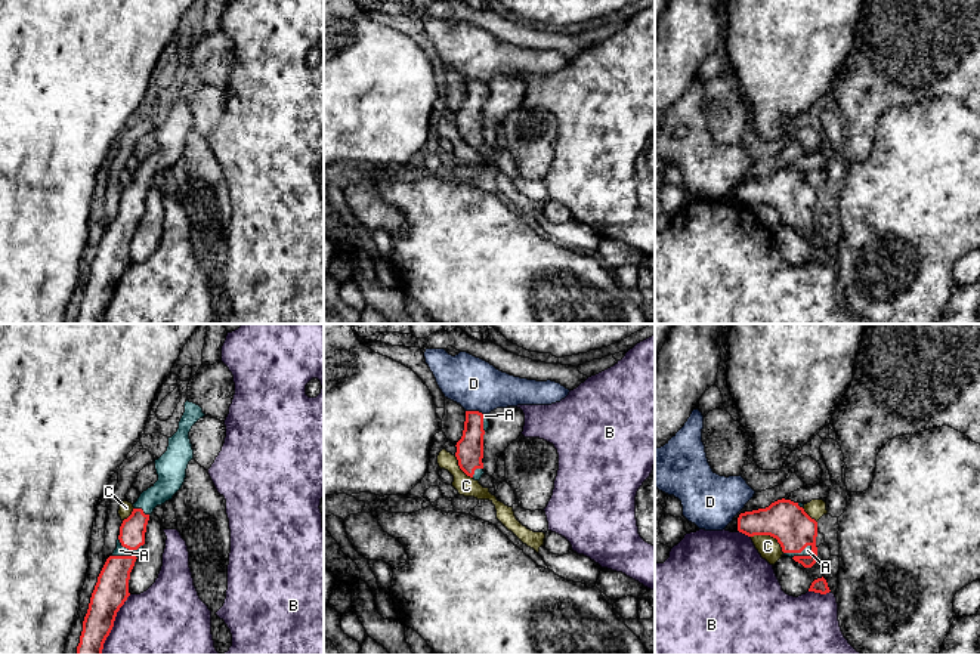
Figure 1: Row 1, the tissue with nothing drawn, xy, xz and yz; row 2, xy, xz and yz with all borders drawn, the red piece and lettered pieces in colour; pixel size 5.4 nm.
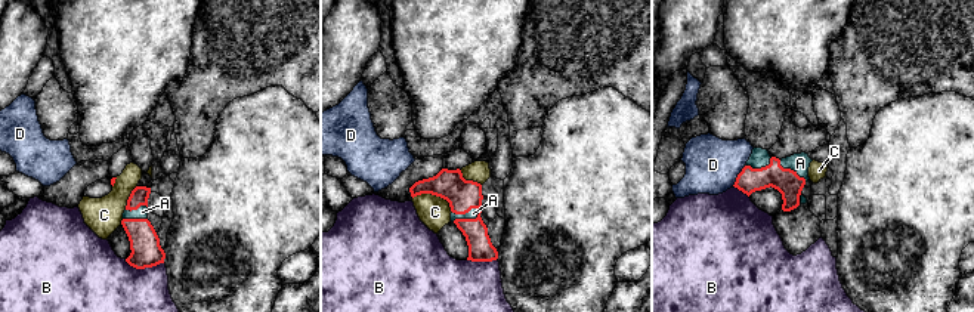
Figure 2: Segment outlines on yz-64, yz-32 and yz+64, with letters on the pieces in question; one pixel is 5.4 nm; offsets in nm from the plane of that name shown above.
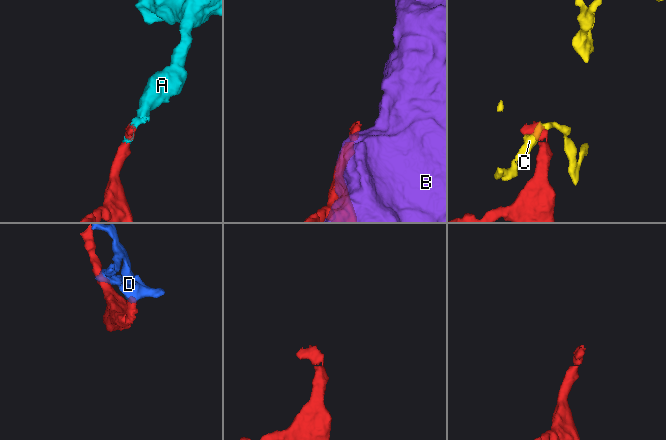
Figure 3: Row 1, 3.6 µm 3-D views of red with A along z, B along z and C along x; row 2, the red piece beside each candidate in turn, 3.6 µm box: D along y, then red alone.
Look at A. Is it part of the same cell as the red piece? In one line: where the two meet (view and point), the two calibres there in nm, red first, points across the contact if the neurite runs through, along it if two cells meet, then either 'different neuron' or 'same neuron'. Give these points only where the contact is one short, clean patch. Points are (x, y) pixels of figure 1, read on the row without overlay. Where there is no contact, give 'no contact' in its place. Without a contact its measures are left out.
contact yz (798, 225); calibres 220 and 50 nm; same neuron

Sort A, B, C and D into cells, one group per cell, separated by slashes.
A / B / C / D

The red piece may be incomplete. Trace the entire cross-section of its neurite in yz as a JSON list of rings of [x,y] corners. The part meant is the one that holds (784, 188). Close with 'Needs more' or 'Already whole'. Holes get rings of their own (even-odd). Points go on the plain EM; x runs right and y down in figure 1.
[[[782,167],[766,177],[741,182],[738,200],[748,206],[770,204],[777,208],[785,225],[811,237],[819,228],[817,191],[803,176],[803,172]]]. Needs more

